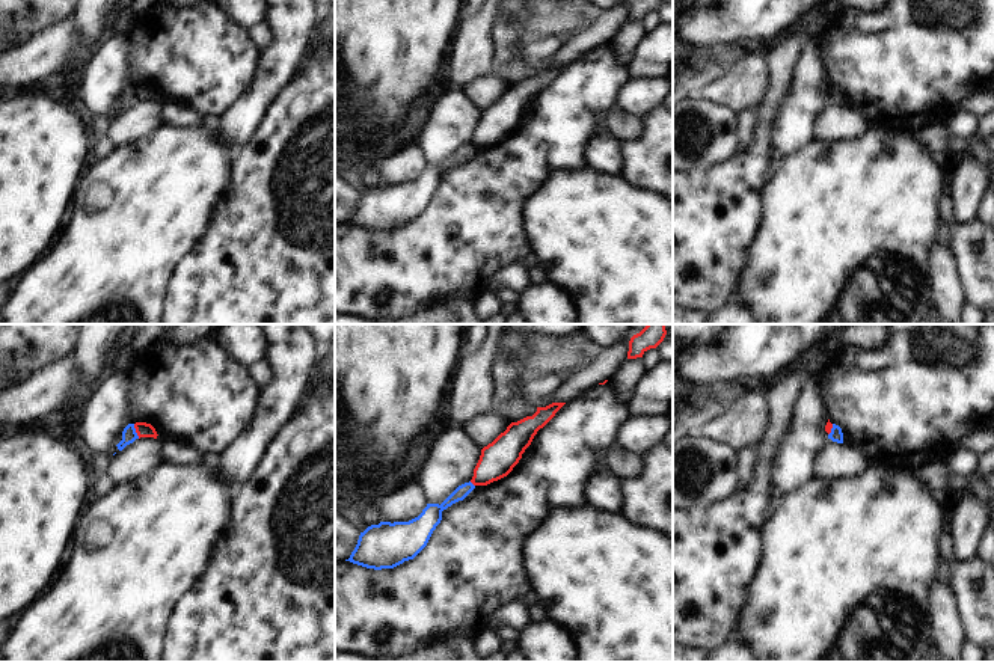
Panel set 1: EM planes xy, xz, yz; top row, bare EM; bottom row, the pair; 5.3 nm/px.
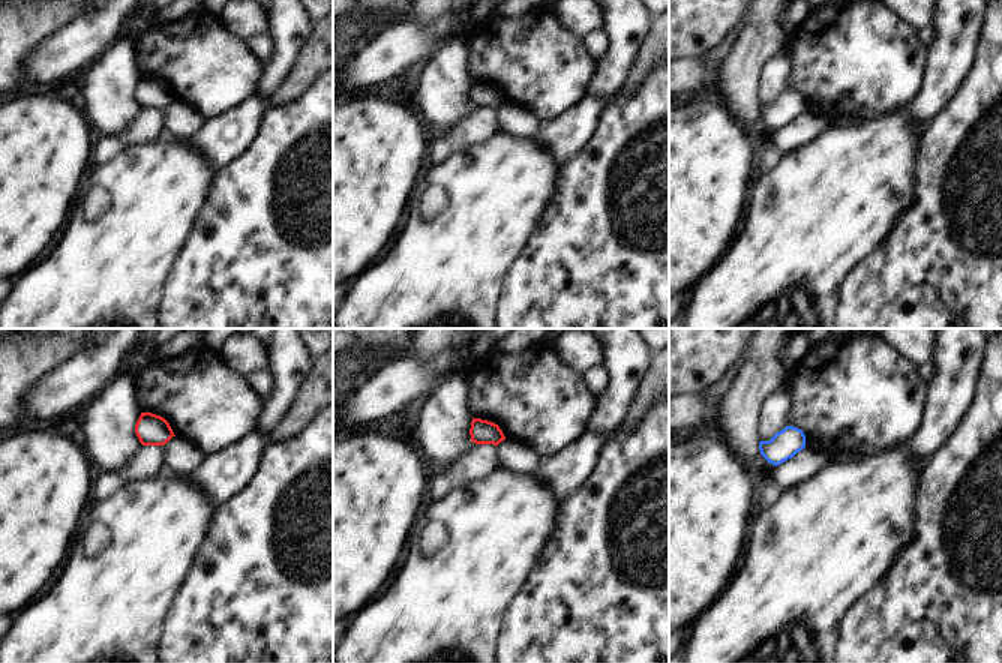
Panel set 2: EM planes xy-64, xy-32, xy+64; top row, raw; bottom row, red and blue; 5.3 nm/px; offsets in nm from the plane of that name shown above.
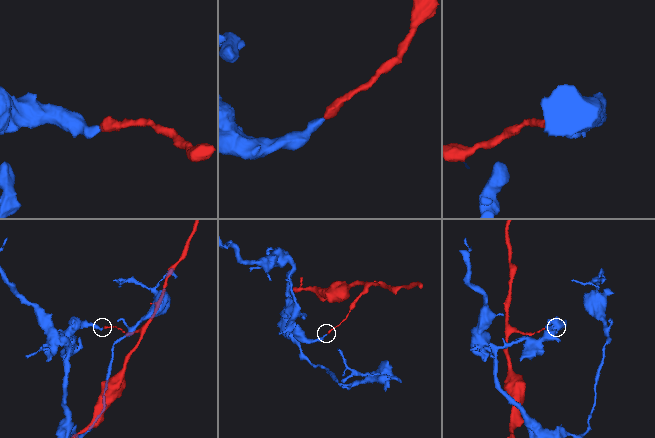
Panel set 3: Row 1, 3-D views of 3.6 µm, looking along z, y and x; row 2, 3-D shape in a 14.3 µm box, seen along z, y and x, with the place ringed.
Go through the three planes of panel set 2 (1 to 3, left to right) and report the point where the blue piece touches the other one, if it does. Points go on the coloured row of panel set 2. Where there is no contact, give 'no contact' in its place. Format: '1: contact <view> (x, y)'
1: no contact
2: no contact
3: no contact

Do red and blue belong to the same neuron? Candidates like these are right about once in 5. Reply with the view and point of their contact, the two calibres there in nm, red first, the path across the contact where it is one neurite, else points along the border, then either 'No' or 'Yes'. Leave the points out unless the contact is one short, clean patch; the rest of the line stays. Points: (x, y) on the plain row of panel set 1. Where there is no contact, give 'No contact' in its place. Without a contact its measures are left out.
Touches red at xy (136, 94). Thickness 80 nm (red) against 80 nm. Boundary: xy (133, 86), (139, 100). No.

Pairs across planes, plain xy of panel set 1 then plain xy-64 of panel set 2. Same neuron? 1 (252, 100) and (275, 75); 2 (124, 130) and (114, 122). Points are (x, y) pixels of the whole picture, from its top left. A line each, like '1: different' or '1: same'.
1: same
2: different

